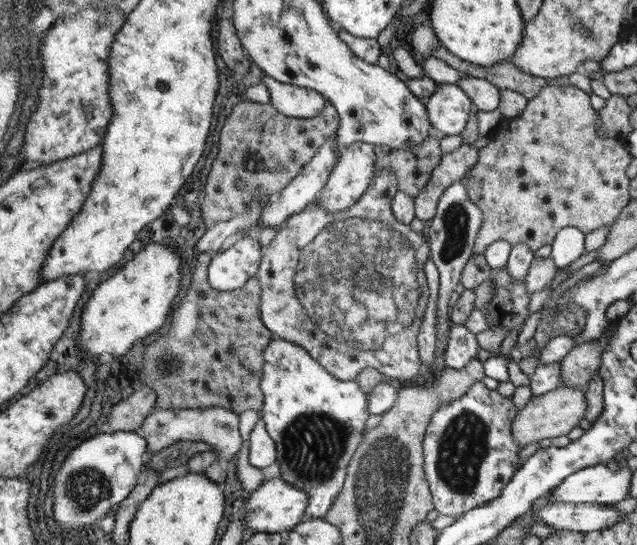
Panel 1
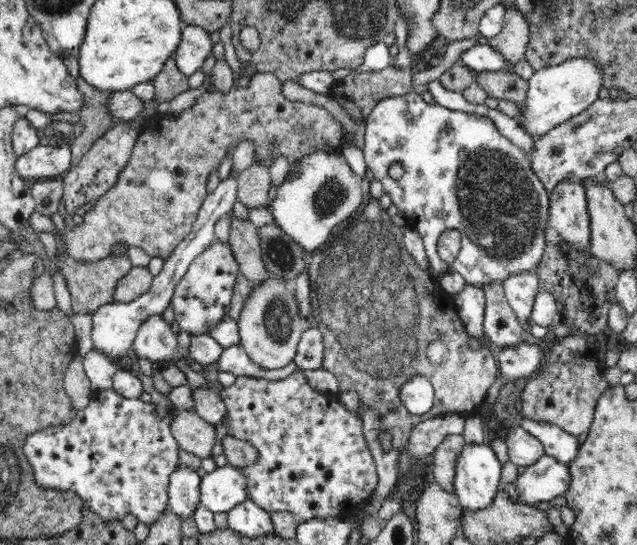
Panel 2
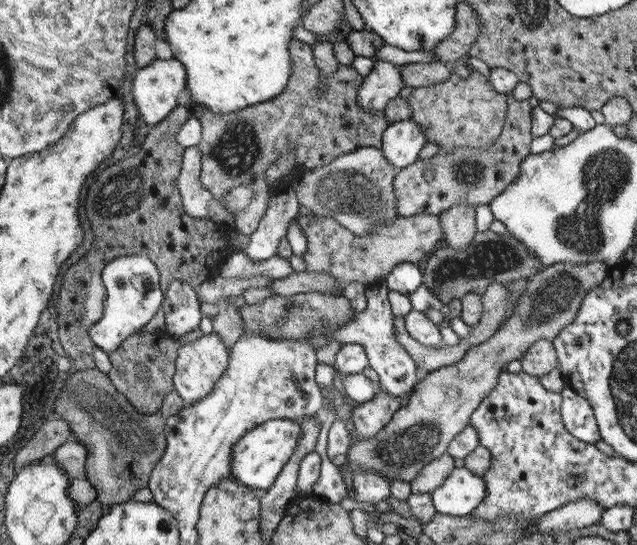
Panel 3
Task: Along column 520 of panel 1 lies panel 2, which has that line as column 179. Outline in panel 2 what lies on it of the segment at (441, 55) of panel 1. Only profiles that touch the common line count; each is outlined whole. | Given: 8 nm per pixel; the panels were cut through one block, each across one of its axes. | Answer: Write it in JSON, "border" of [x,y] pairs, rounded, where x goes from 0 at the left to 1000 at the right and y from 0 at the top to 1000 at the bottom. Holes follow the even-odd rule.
{"border":[[[264,106],[254,132],[239,147],[242,154],[242,165],[245,165],[245,176],[242,183],[245,187],[261,187],[261,183],[273,183],[279,172],[286,169],[295,169],[298,158],[295,158],[295,139],[289,139],[273,106]]]}

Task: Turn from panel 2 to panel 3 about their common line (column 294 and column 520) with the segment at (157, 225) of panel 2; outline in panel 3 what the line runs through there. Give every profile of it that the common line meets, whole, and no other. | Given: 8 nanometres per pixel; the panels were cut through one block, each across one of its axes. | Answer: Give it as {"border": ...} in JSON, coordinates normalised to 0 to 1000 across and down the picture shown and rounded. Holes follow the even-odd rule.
{"border":[[[802,172],[796,176],[796,220],[790,231],[786,250],[768,272],[714,272],[699,283],[683,283],[680,290],[651,294],[645,305],[623,312],[617,330],[620,349],[620,385],[626,385],[626,400],[651,396],[651,393],[673,393],[689,396],[695,385],[708,382],[711,374],[730,371],[736,378],[771,374],[808,327],[815,327],[818,297],[830,286],[830,261],[834,261],[834,194],[830,187],[805,183]]]}

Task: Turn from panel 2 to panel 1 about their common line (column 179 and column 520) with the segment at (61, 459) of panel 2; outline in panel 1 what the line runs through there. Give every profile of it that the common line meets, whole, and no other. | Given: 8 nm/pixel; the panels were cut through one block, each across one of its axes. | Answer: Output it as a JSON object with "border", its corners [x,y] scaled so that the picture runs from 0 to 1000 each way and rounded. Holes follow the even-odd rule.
{"border":[[[755,701],[739,708],[727,734],[683,756],[683,763],[677,767],[677,785],[670,785],[670,807],[664,807],[664,866],[677,899],[680,928],[689,943],[721,950],[739,936],[752,936],[771,917],[780,917],[786,910],[786,899],[802,888],[808,866],[815,866],[821,855],[821,822],[815,818],[815,811],[808,811],[805,796],[808,763],[815,763],[808,738],[802,738],[802,730],[790,730],[790,723],[783,723],[780,716],[765,716]]]}

